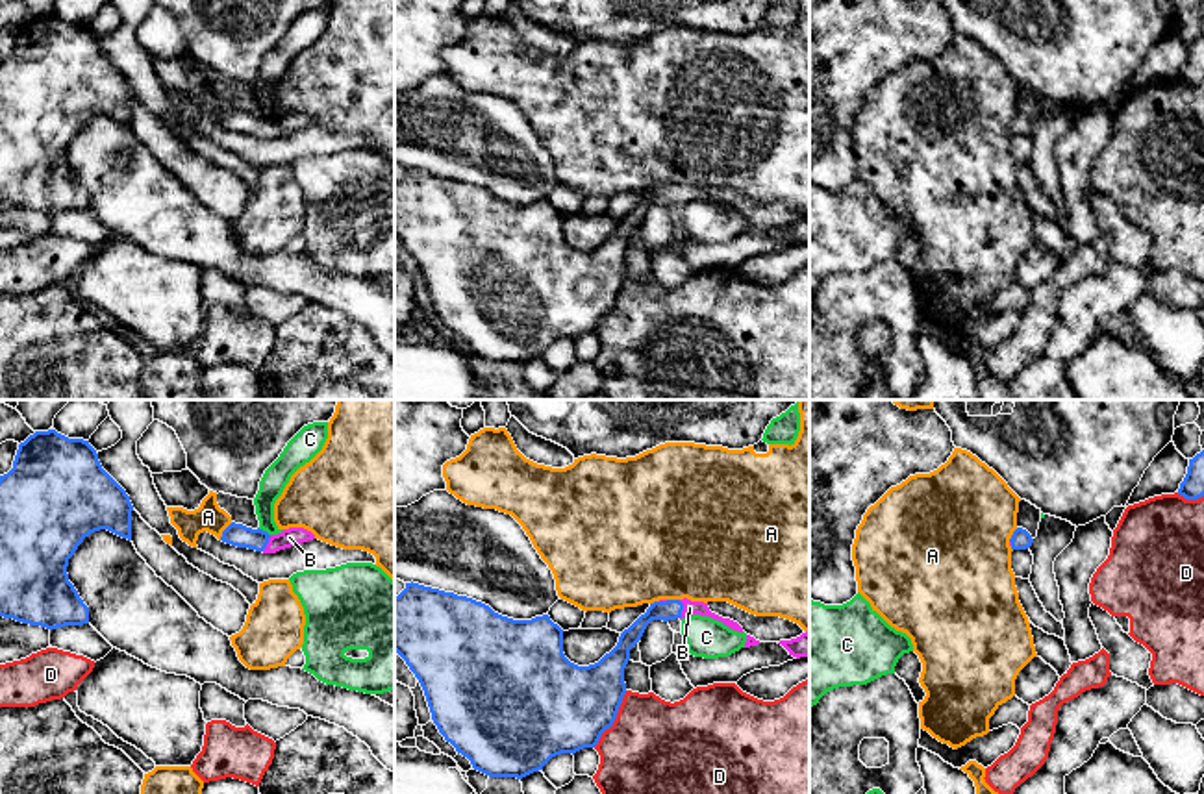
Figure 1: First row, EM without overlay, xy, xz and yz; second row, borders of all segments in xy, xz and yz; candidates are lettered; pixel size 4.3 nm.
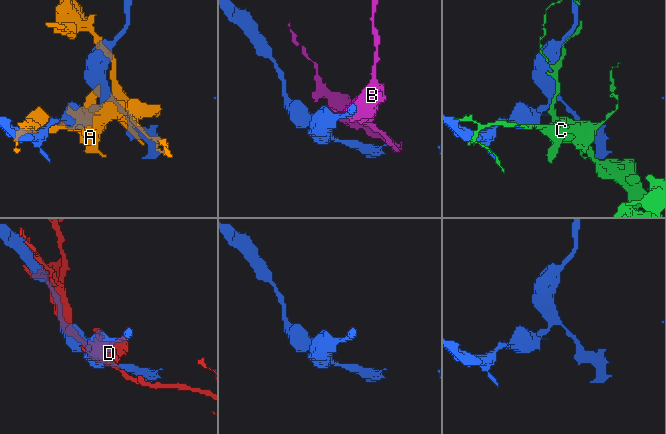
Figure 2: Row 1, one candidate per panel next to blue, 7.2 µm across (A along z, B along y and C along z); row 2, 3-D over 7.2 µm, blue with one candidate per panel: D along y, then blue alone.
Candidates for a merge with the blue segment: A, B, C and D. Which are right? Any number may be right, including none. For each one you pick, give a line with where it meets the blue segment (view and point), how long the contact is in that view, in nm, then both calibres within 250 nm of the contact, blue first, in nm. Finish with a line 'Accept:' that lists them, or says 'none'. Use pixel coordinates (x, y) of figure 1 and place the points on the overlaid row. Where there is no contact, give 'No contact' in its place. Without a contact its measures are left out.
Accept: none

